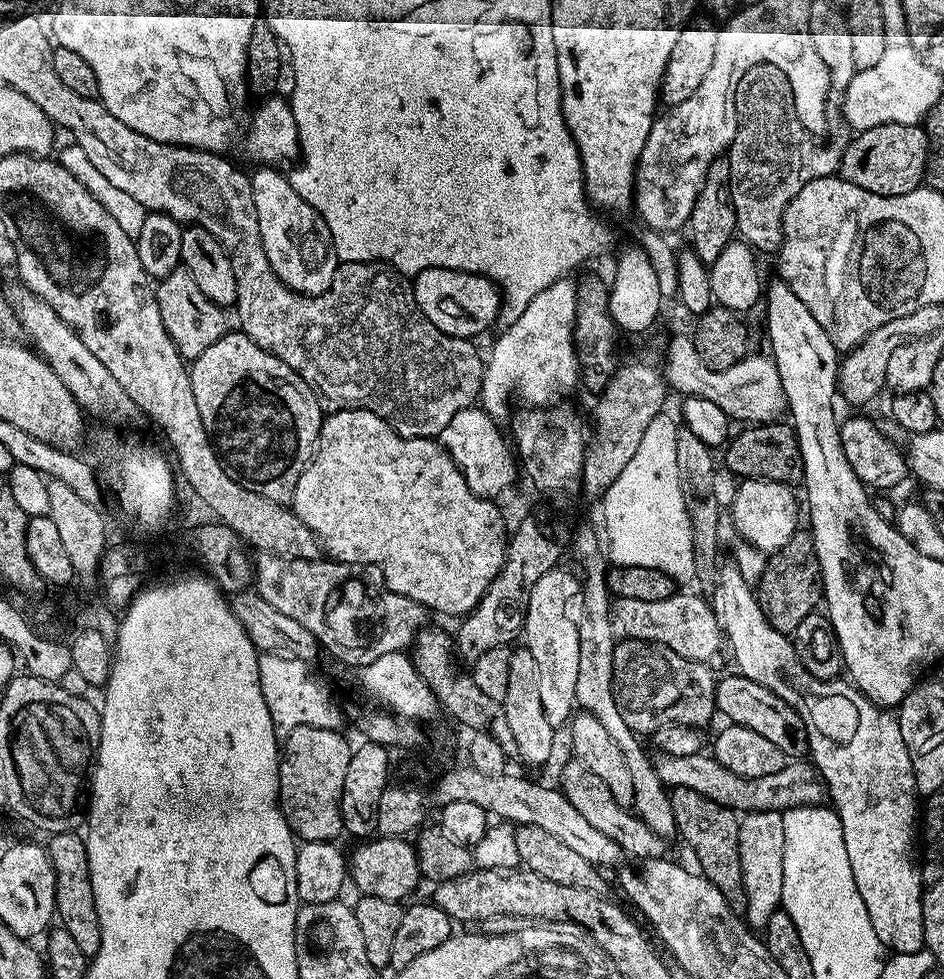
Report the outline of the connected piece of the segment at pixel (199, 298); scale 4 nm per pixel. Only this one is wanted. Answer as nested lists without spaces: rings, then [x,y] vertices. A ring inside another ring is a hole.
[[[183,266],[175,268],[170,274],[159,277],[155,285],[158,314],[162,314],[162,326],[166,326],[166,334],[174,342],[185,361],[191,362],[204,353],[218,338],[222,338],[226,331],[224,325],[225,309],[221,305],[210,302],[202,289],[194,283],[194,277]]]

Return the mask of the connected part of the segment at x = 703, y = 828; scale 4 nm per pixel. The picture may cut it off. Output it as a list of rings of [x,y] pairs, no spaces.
[[[672,788],[670,795],[679,839],[684,839],[692,847],[700,863],[699,871],[710,882],[714,882],[718,890],[722,890],[722,898],[726,898],[732,912],[747,913],[746,886],[742,884],[742,862],[738,858],[740,816],[731,808],[711,801],[695,790]]]

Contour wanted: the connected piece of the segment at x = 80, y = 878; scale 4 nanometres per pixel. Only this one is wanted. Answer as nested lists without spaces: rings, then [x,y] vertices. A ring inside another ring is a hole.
[[[79,831],[57,832],[46,840],[48,857],[56,875],[56,916],[59,923],[76,939],[77,945],[89,958],[102,946],[102,926],[98,922],[98,906],[94,906],[94,886],[90,886],[90,862],[84,836]]]

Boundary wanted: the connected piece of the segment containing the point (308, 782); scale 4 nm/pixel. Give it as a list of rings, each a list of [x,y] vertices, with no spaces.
[[[298,726],[294,730],[290,730],[290,734],[288,736],[283,737],[282,740],[282,747],[280,750],[280,809],[282,810],[282,814],[286,818],[286,822],[290,826],[290,830],[292,831],[293,837],[296,838],[297,841],[300,842],[332,842],[335,841],[337,838],[336,835],[341,835],[344,832],[344,823],[342,822],[342,814],[340,813],[340,803],[342,802],[342,786],[346,782],[346,769],[350,766],[350,758],[352,757],[354,748],[353,745],[348,745],[348,740],[346,737],[343,736],[340,732],[332,732],[333,729],[331,727],[326,728],[319,728],[318,726]]]

